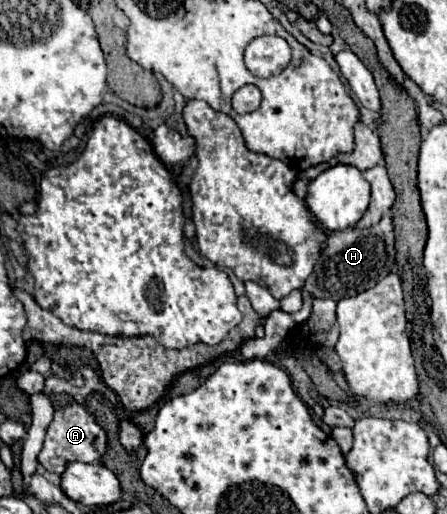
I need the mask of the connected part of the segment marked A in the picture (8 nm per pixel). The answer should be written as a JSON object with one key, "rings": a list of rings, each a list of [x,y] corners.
{"rings":[[[72,403],[68,407],[62,407],[54,413],[54,419],[46,431],[46,439],[42,445],[42,451],[38,455],[38,461],[48,469],[54,471],[56,475],[66,469],[70,461],[82,461],[82,463],[100,463],[102,455],[106,453],[108,439],[106,433],[96,425],[94,417],[80,405]]]}

